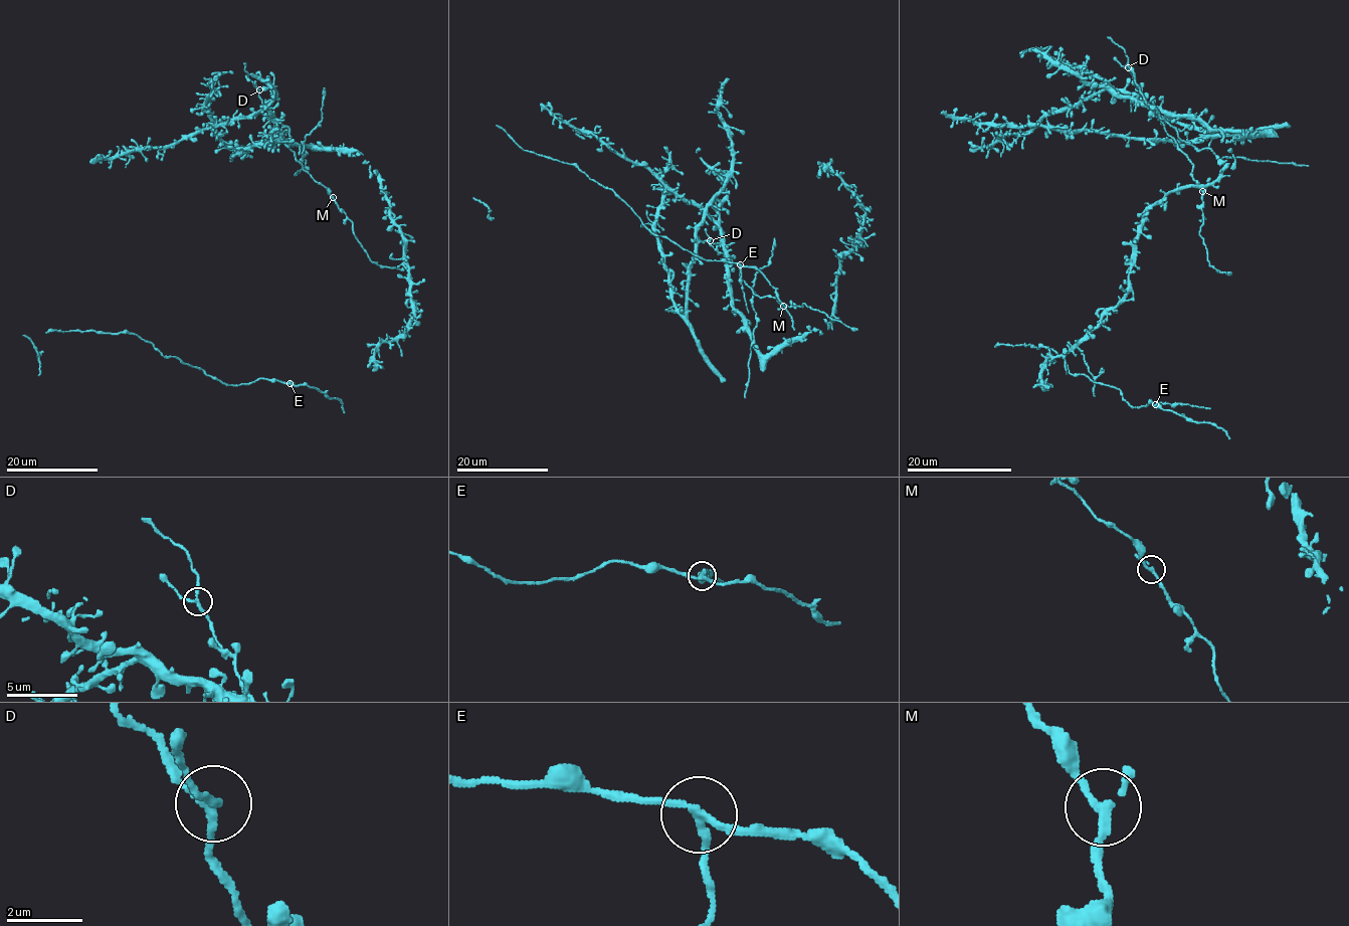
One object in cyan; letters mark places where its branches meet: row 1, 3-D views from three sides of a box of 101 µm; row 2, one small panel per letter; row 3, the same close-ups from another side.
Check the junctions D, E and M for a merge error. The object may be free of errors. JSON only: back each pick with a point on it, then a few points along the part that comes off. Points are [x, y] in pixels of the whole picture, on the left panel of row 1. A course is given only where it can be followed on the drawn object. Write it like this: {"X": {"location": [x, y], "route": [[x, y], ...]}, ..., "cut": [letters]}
{"E": {"location": [290, 383]}, "cut": ["E"]}

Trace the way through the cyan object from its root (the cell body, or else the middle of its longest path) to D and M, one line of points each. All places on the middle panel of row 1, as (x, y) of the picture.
D: (841, 256), (830, 326), (820, 334), (811, 330), (787, 339), (763, 355), (734, 306), (728, 259), (710, 240)
M: (841, 256), (830, 326), (764, 355), (734, 306), (729, 268), (736, 263), (755, 295), (783, 306)

